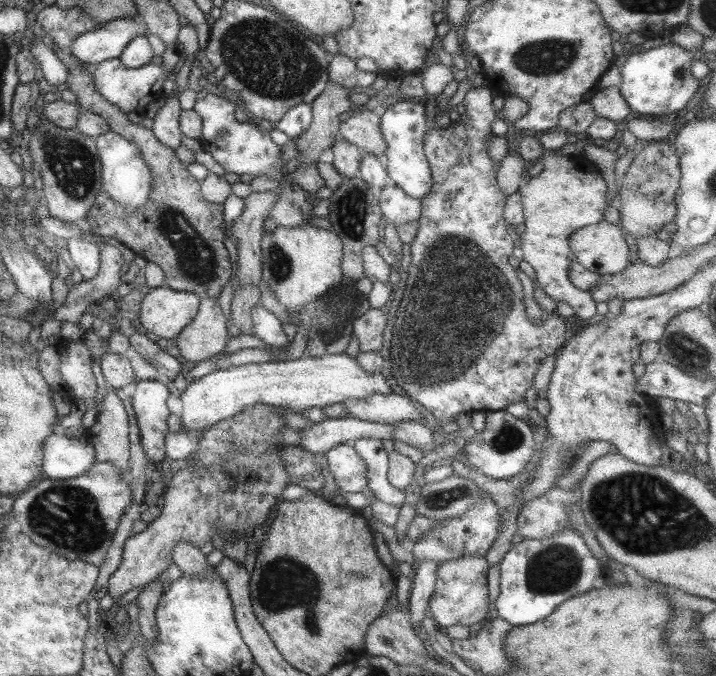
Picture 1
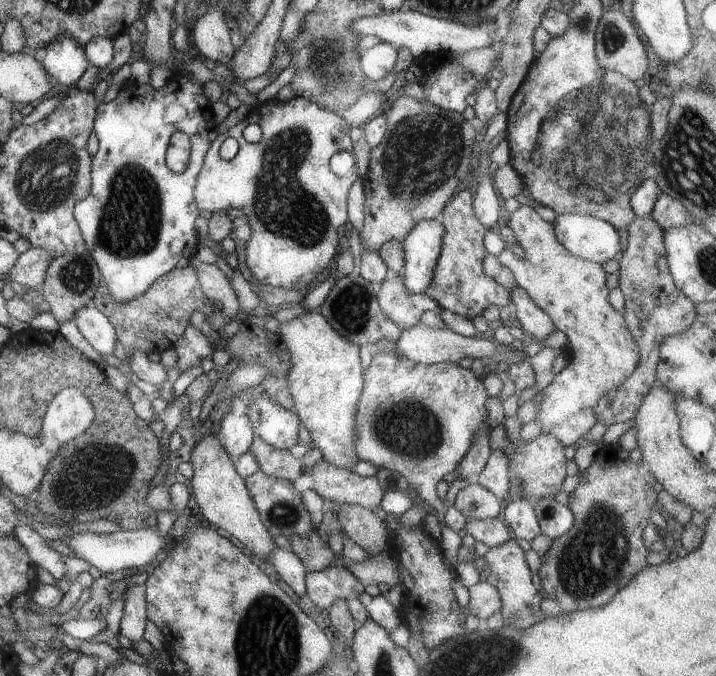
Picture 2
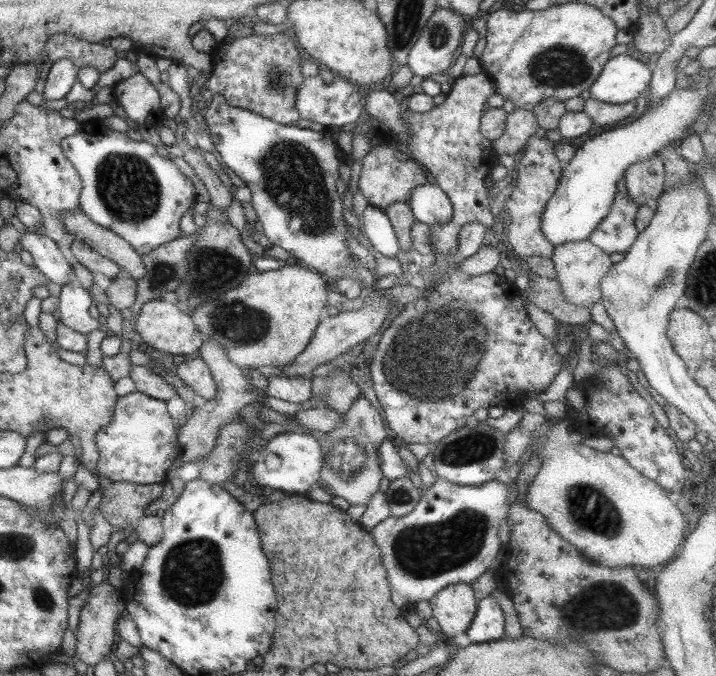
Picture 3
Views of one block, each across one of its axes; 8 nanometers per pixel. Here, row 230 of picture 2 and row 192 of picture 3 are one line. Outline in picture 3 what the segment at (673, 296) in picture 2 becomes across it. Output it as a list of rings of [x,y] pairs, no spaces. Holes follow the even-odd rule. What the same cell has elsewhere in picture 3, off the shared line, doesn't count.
[[[656,155],[633,164],[626,170],[624,180],[628,197],[639,206],[646,205],[648,200],[656,200],[665,192],[665,164],[663,158]]]

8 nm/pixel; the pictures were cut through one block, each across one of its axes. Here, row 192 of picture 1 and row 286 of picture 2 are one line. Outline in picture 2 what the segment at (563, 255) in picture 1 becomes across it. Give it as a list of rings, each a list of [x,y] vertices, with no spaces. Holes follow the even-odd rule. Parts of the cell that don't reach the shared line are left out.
[[[521,205],[518,210],[512,212],[507,226],[514,232],[516,242],[522,246],[525,254],[520,259],[506,247],[497,257],[498,262],[514,274],[517,285],[528,292],[530,299],[554,320],[556,331],[564,333],[570,342],[567,349],[569,356],[567,366],[555,376],[551,384],[536,394],[536,406],[538,406],[536,420],[542,424],[542,433],[558,438],[562,446],[570,448],[597,423],[598,418],[594,414],[594,408],[598,400],[606,396],[606,392],[610,392],[612,388],[621,386],[622,382],[635,372],[640,360],[640,344],[634,340],[628,328],[624,311],[615,310],[607,300],[609,295],[606,286],[607,274],[602,264],[583,260],[567,252],[556,239],[554,224],[545,222],[532,206]]]

